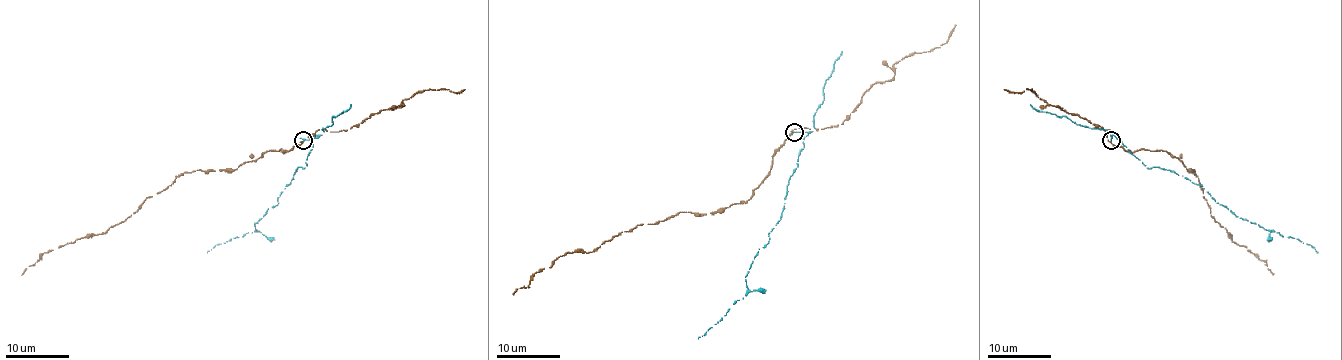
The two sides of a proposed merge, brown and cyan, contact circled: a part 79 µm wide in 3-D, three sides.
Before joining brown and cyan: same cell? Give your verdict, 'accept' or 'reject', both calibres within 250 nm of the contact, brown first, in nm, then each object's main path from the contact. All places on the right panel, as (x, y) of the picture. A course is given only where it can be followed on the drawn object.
reject; 260 nm thick on the brown side, 200 nm on the other; brown runs (1111, 141), (1131, 152), (1166, 150), (1195, 171), (1212, 218), (1231, 240), (1267, 262), (1273, 275); cyan runs (1111, 141), (1113, 134), (1147, 168), (1171, 170), (1201, 184), (1217, 203), (1236, 216), (1307, 243), (1318, 253)

